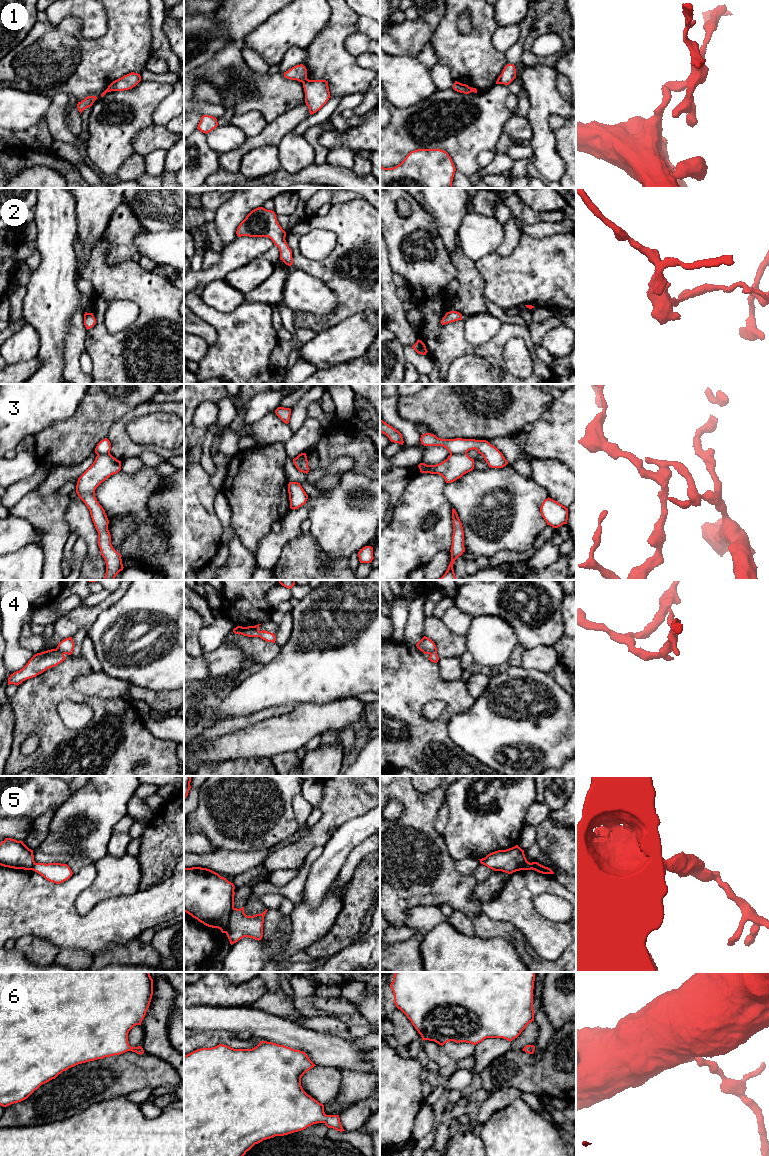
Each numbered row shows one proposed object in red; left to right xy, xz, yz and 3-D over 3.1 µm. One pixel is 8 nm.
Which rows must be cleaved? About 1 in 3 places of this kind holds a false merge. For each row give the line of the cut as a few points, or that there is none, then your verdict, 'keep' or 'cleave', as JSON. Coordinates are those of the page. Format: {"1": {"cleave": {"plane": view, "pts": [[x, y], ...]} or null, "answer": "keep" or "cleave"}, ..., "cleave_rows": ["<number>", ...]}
{"1": {"cleave": {"plane": "xz", "pts": [[307, 79], [303, 83]]}, "answer": "cleave"}, "2": {"cleave": null, "answer": "keep"}, "3": {"cleave": {"plane": "yz", "pts": [[466, 452], [450, 454]]}, "answer": "cleave"}, "4": {"cleave": {"plane": "xz", "pts": [[254, 626], [259, 631], [259, 636]]}, "answer": "cleave"}, "5": {"cleave": {"plane": "xz", "pts": [[233, 907], [224, 932]]}, "answer": "cleave"}, "6": {"cleave": null, "answer": "keep"}, "cleave_rows": ["1", "3", "4", "5"]}

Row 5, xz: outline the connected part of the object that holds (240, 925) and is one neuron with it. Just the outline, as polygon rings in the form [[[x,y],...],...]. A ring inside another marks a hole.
[[[244,907],[240,909],[233,908],[225,931],[230,944],[232,945],[244,937],[261,940],[263,937],[264,916],[267,910],[262,914],[247,916],[244,913]]]

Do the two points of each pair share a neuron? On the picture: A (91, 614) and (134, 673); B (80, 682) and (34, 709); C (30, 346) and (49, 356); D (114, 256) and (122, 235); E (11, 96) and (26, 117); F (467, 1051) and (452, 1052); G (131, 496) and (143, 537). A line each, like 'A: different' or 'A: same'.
A: different
B: different
C: different
D: same
E: same
F: same
G: same

